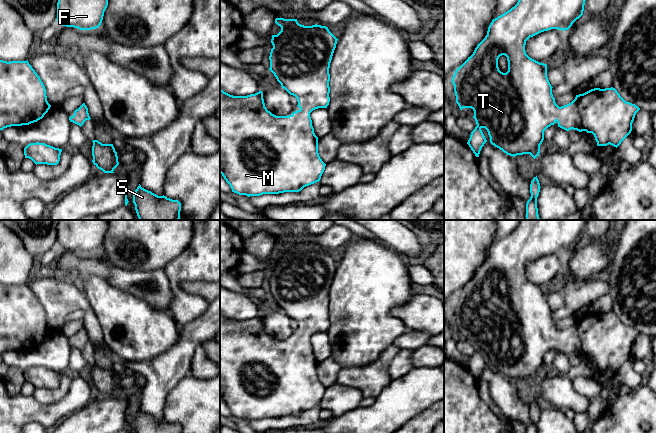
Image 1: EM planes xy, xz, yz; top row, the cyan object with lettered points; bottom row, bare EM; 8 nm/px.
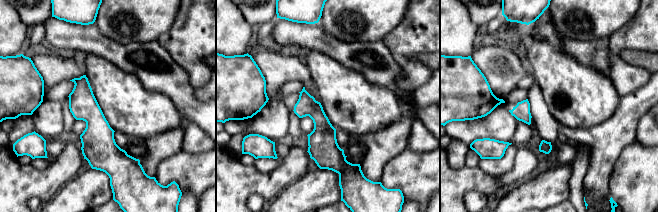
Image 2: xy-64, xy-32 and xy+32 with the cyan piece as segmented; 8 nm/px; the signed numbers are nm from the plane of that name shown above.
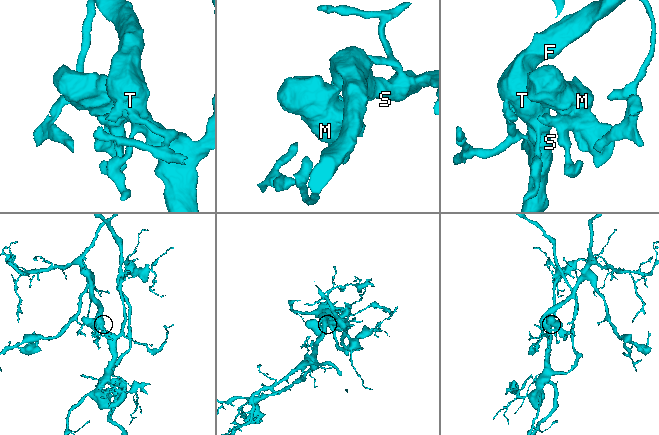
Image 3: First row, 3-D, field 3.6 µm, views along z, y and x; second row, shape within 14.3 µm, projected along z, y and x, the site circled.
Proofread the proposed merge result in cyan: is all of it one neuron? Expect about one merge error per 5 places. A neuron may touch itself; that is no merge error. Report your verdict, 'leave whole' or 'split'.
leave whole

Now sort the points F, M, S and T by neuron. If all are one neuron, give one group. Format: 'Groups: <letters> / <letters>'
Groups: F M S T

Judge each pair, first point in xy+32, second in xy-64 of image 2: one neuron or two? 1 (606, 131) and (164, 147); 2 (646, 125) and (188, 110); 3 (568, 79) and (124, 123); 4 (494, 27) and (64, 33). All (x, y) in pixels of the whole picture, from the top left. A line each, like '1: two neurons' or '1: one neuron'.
1: one neuron
2: two neurons
3: one neuron
4: two neurons

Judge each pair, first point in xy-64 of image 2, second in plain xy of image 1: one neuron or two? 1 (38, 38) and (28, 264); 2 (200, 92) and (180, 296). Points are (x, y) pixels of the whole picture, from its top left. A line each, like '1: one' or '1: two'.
1: two
2: two

